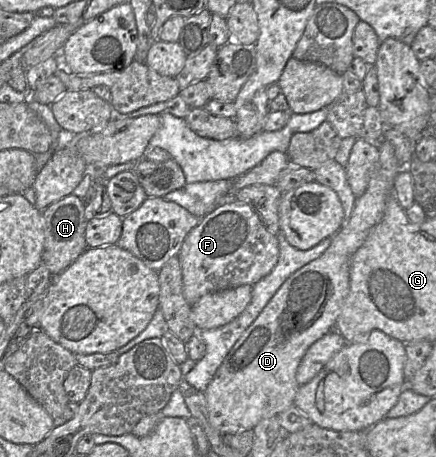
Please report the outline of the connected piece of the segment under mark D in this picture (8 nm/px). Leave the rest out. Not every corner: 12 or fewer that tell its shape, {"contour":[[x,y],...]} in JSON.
{"contour":[[382,138],[365,193],[282,284],[203,392],[223,436],[294,405],[335,326],[351,257],[401,169]]}

